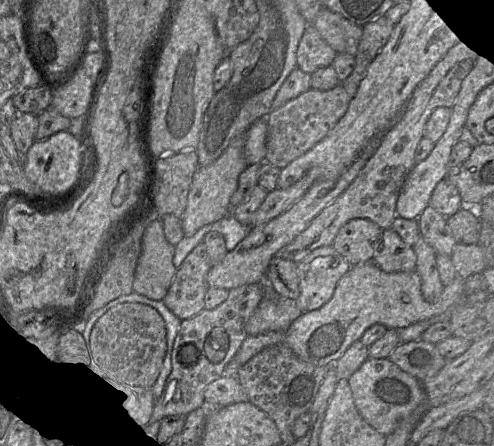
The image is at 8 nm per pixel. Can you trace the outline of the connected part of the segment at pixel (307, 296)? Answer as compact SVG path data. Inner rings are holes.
M326 246L311 252L297 264L297 269L299 295L295 305L301 313L306 313L319 309L330 300L338 281L350 270L350 265L332 246Z

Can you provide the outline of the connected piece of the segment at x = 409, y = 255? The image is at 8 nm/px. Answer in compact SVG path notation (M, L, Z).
M393 229L382 230L380 250L373 263L386 273L407 273L416 269L416 255Z

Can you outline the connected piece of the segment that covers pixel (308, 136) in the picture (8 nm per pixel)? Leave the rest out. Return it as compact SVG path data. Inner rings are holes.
M341 84L329 90L310 88L267 116L268 135L265 162L284 168L311 149L334 128L345 115L352 97Z

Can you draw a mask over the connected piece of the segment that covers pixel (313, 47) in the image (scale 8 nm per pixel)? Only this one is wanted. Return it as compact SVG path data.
M309 23L298 46L297 67L312 74L320 67L331 65L336 54L313 24Z

